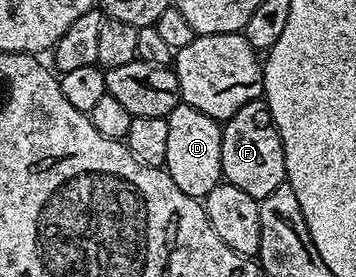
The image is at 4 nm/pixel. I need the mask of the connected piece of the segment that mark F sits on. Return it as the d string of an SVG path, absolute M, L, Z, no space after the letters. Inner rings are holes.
M256 100L245 104L222 123L222 128L221 168L226 181L241 188L241 192L249 192L249 196L260 200L269 196L273 188L284 185L287 176L285 152L266 101Z

